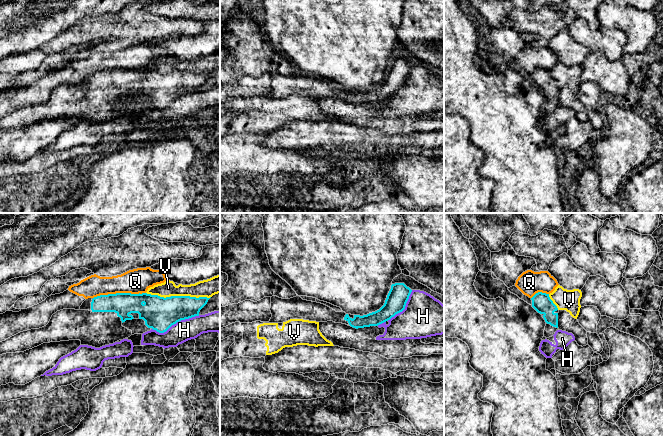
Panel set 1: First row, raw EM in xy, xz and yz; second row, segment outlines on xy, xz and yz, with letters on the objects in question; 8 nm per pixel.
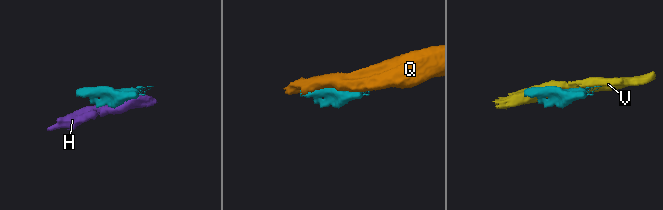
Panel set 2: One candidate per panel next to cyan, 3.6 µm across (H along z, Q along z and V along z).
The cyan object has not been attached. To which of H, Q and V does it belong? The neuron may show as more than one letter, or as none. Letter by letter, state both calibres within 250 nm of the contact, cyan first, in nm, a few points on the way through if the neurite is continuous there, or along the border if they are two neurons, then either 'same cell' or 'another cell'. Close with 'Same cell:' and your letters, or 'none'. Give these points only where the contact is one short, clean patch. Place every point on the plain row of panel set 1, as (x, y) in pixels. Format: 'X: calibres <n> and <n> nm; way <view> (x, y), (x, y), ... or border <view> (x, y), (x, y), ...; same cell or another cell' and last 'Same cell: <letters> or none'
H: calibres 260 and 170 nm; another cell
Q: calibres 180 and 200 nm; another cell
V: calibres 240 and 140 nm; another cell
Same cell: none

